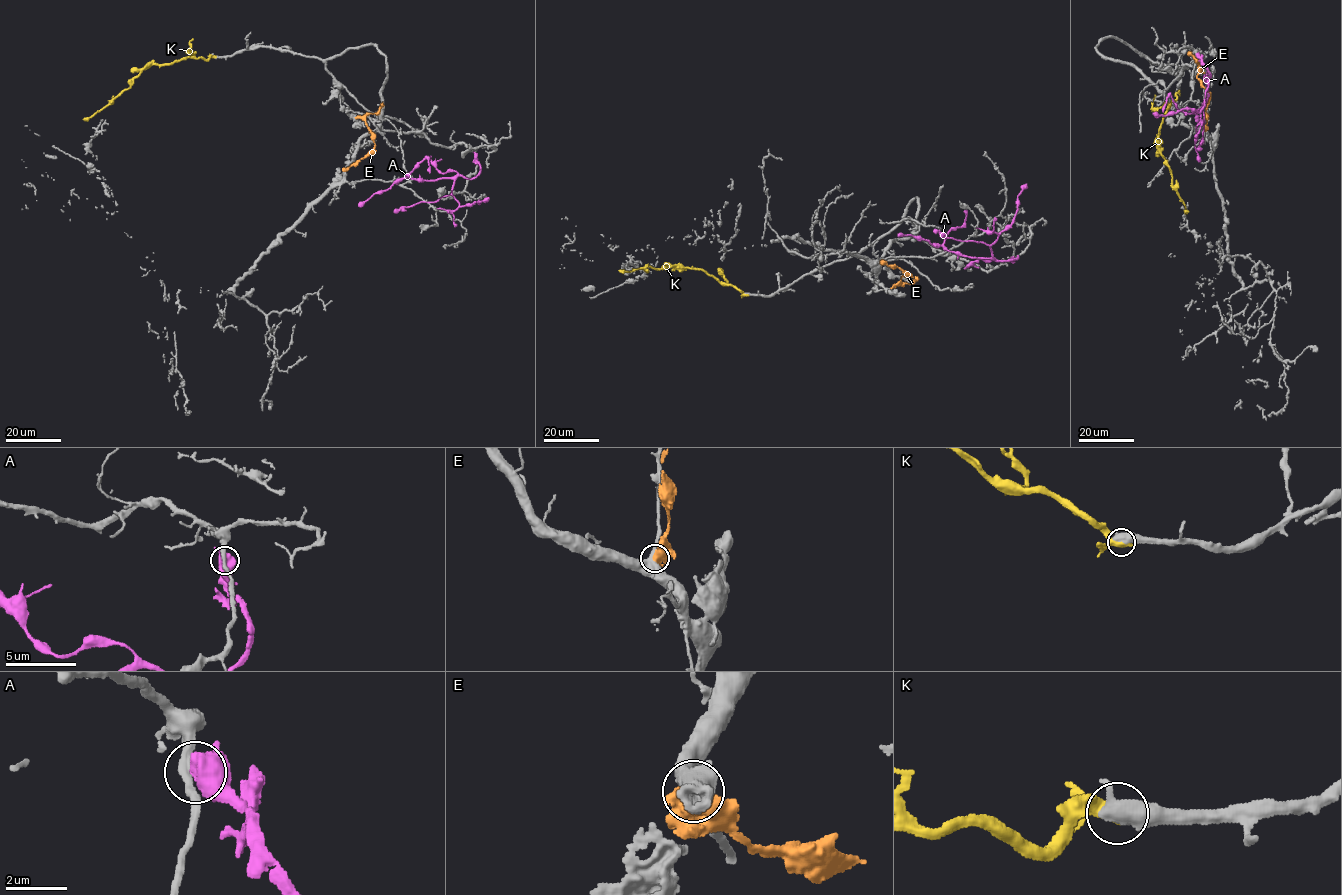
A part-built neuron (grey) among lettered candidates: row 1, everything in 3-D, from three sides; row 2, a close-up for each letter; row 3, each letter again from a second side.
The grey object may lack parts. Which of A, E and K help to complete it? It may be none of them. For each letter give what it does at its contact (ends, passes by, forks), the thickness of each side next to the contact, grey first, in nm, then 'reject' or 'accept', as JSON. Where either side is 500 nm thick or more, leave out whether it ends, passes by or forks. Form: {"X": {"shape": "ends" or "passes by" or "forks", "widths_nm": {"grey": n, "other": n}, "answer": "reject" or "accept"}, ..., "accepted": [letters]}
{"A": {"widths_nm": {"grey": 300, "other": 700}, "answer": "reject"}, "E": {"widths_nm": {"grey": 500, "other": 1000}, "answer": "reject"}, "K": {"shape": "passes by", "widths_nm": {"grey": 480, "other": 400}, "answer": "accept"}, "accepted": ["K"]}

